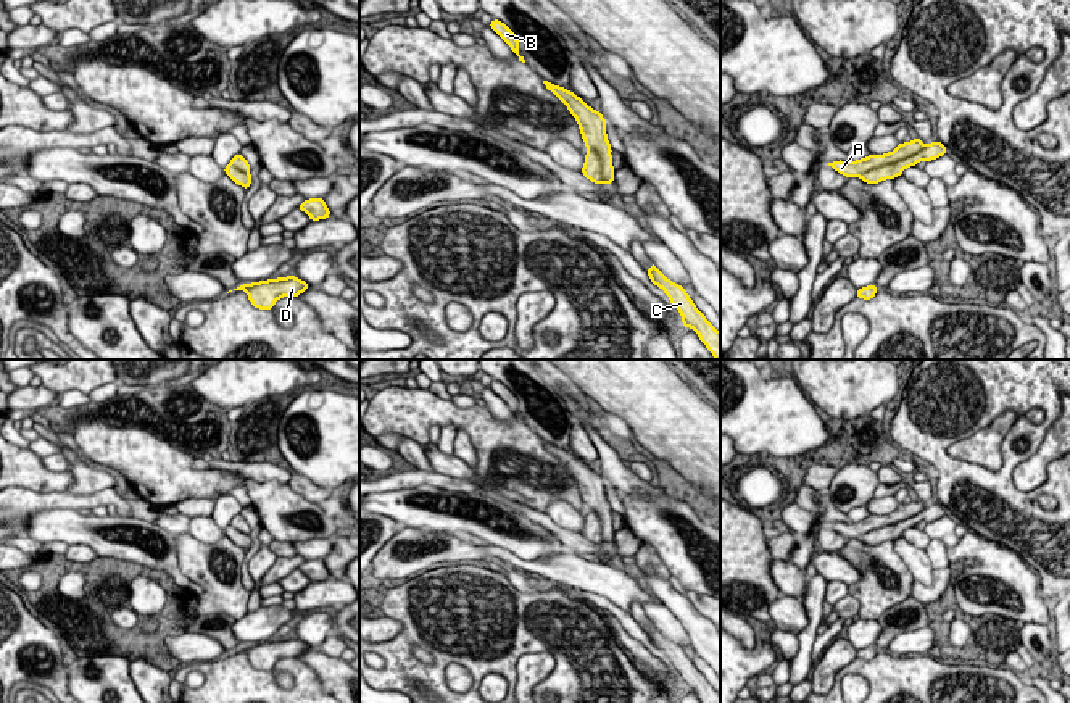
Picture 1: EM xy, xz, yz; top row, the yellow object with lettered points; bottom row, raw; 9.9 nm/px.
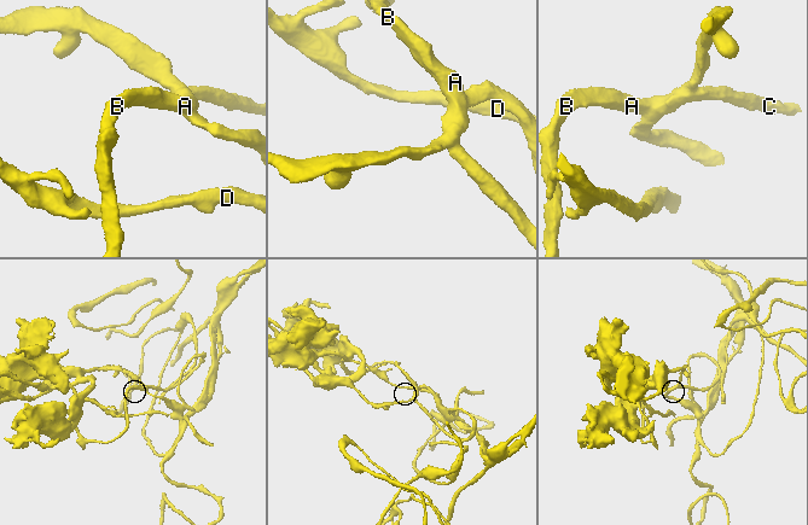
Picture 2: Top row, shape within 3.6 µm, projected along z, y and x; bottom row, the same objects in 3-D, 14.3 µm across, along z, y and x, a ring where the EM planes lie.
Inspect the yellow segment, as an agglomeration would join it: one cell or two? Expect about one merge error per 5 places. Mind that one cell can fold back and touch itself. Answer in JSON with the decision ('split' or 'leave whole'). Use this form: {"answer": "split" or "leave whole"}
{"answer": "leave whole"}

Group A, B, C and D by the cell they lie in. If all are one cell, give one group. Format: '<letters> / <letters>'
A B C D

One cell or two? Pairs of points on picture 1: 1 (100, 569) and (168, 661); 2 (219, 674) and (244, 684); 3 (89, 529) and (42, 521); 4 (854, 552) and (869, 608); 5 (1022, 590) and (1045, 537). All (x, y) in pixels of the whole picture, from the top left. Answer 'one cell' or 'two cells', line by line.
1: one cell
2: one cell
3: one cell
4: one cell
5: two cells

